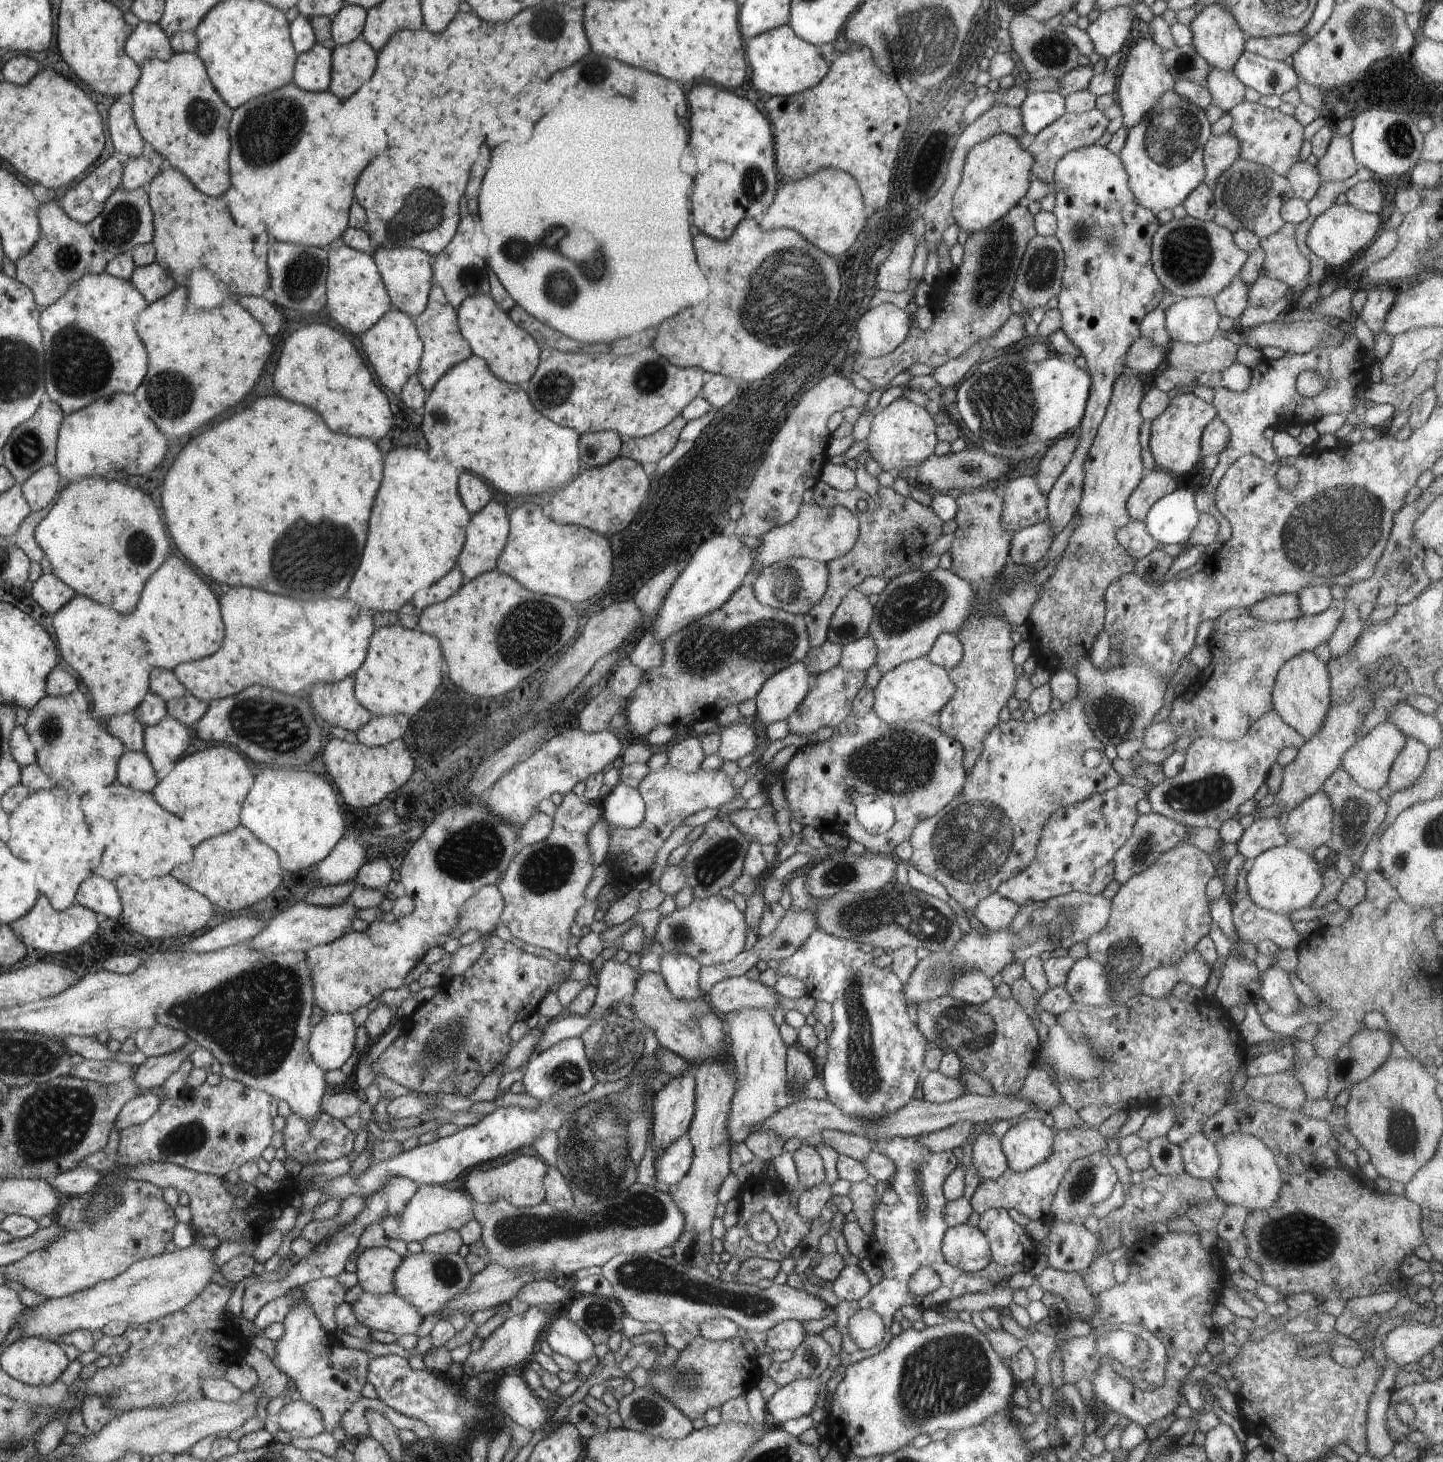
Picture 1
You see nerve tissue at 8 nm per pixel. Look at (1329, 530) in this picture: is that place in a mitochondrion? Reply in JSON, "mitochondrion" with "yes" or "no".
{"mitochondrion":"yes"}

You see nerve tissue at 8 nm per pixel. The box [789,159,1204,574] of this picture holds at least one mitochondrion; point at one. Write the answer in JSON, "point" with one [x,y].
{"point":[1003,397]}

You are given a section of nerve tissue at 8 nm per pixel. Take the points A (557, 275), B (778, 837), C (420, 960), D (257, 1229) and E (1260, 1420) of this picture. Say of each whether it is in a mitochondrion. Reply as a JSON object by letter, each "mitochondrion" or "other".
{"A":"mitochondrion","B":"other","C":"other","D":"other","E":"other"}

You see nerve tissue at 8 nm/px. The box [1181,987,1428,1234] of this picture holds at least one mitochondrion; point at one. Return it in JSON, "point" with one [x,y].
{"point":[1402,1131]}

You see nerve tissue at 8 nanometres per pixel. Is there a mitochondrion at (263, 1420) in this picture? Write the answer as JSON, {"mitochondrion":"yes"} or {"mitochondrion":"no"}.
{"mitochondrion":"no"}

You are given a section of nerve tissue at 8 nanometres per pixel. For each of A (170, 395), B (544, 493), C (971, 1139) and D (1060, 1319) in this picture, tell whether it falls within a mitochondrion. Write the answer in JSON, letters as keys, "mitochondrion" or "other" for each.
{"A":"mitochondrion","B":"other","C":"other","D":"other"}

